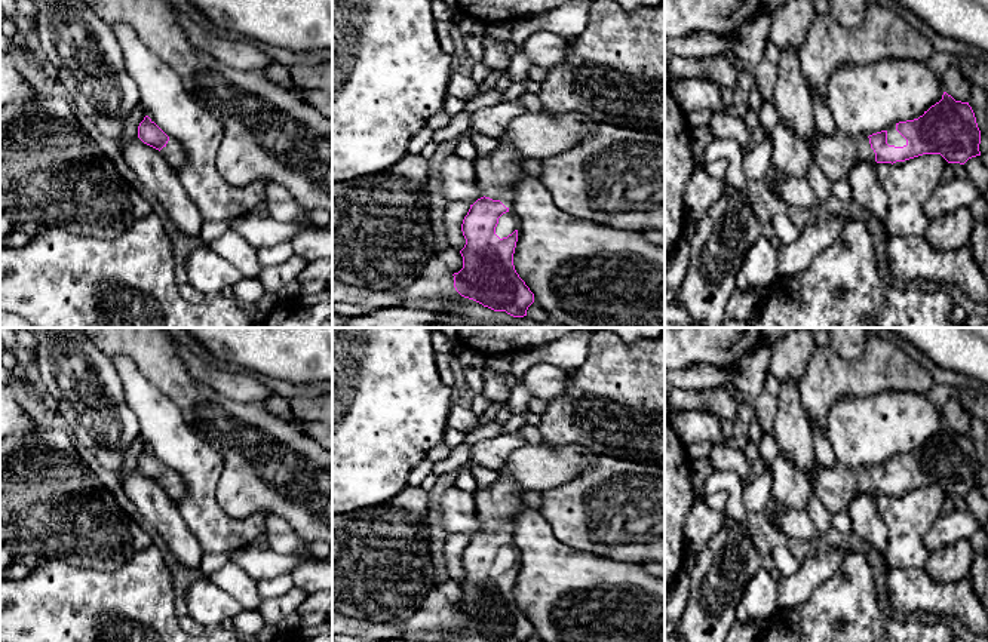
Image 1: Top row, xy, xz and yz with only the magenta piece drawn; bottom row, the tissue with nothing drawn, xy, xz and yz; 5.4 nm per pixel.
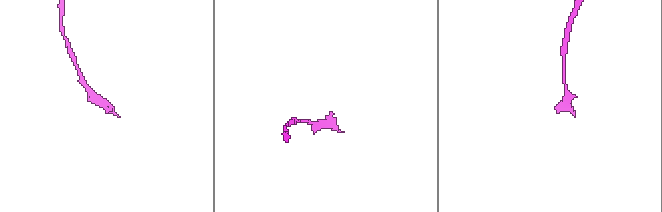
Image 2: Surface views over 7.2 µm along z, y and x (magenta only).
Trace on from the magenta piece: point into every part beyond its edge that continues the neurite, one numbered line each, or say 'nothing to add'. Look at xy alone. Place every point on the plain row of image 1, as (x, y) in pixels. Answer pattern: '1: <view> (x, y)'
1: xy (174, 485)

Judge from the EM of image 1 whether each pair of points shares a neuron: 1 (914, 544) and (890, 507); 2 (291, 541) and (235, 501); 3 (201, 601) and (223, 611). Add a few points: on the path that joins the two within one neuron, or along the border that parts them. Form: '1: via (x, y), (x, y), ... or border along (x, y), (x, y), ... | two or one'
1: via (907, 535), (907, 524), (899, 516) | one
2: border along (269, 515), (284, 518), (298, 535) | two
3: via (206, 602), (211, 607), (217, 607) | one

